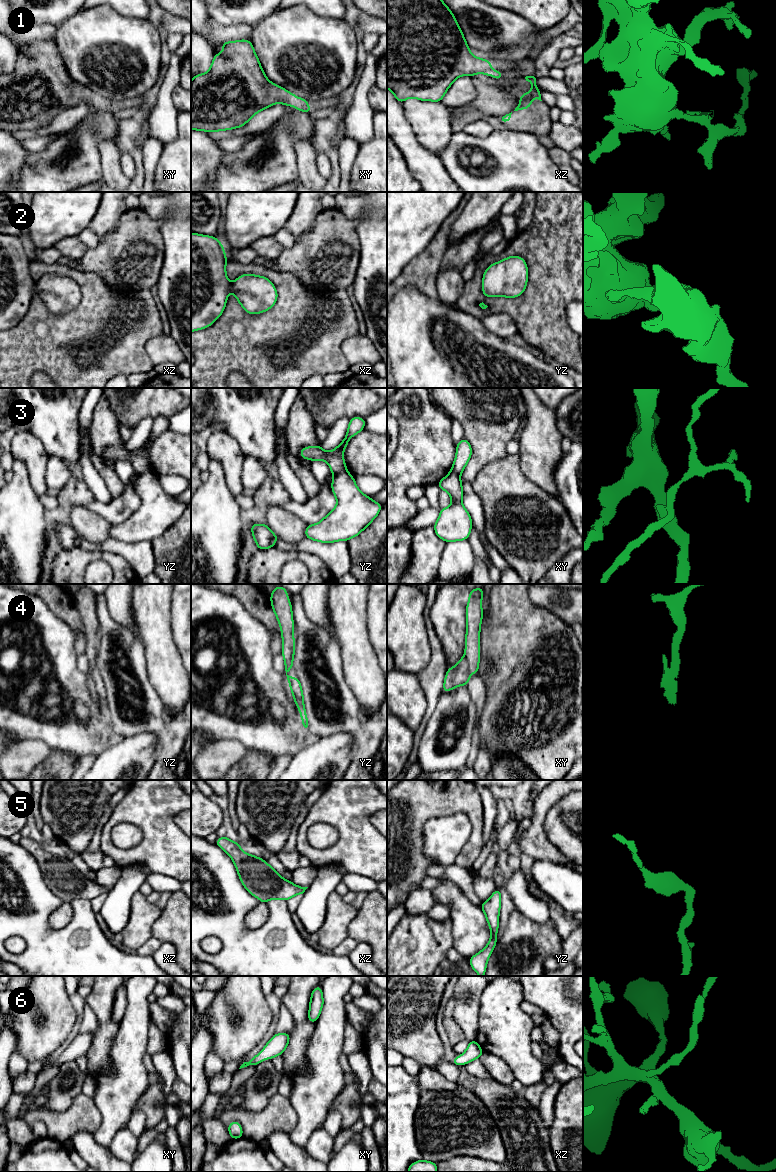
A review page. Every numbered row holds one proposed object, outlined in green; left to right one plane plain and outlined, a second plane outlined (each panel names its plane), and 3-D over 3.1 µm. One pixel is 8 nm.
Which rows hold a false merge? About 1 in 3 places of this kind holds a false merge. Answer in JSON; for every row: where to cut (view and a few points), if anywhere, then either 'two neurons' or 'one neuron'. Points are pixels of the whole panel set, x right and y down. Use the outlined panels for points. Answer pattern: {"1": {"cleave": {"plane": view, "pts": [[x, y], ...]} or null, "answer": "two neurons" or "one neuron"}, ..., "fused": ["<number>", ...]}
{"1": {"cleave": null, "answer": "one neuron"}, "2": {"cleave": null, "answer": "one neuron"}, "3": {"cleave": {"plane": "yz", "pts": [[346, 469], [334, 474]]}, "answer": "two neurons"}, "4": {"cleave": null, "answer": "one neuron"}, "5": {"cleave": null, "answer": "one neuron"}, "6": {"cleave": null, "answer": "one neuron"}, "fused": ["3"]}

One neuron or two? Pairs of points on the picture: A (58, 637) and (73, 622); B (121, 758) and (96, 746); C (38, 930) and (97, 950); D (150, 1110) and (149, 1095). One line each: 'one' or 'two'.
A: two
B: two
C: one
D: one

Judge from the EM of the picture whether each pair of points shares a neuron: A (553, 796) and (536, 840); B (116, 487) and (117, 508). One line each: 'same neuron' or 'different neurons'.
A: same neuron
B: different neurons

